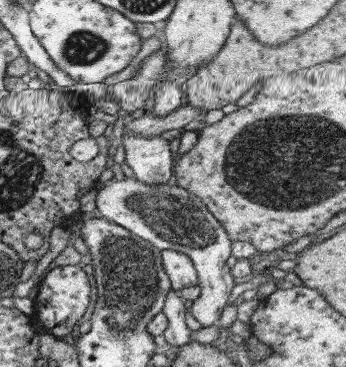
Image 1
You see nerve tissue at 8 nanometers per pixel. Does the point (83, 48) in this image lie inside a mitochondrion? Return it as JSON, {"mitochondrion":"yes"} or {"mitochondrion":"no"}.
{"mitochondrion":"yes"}

